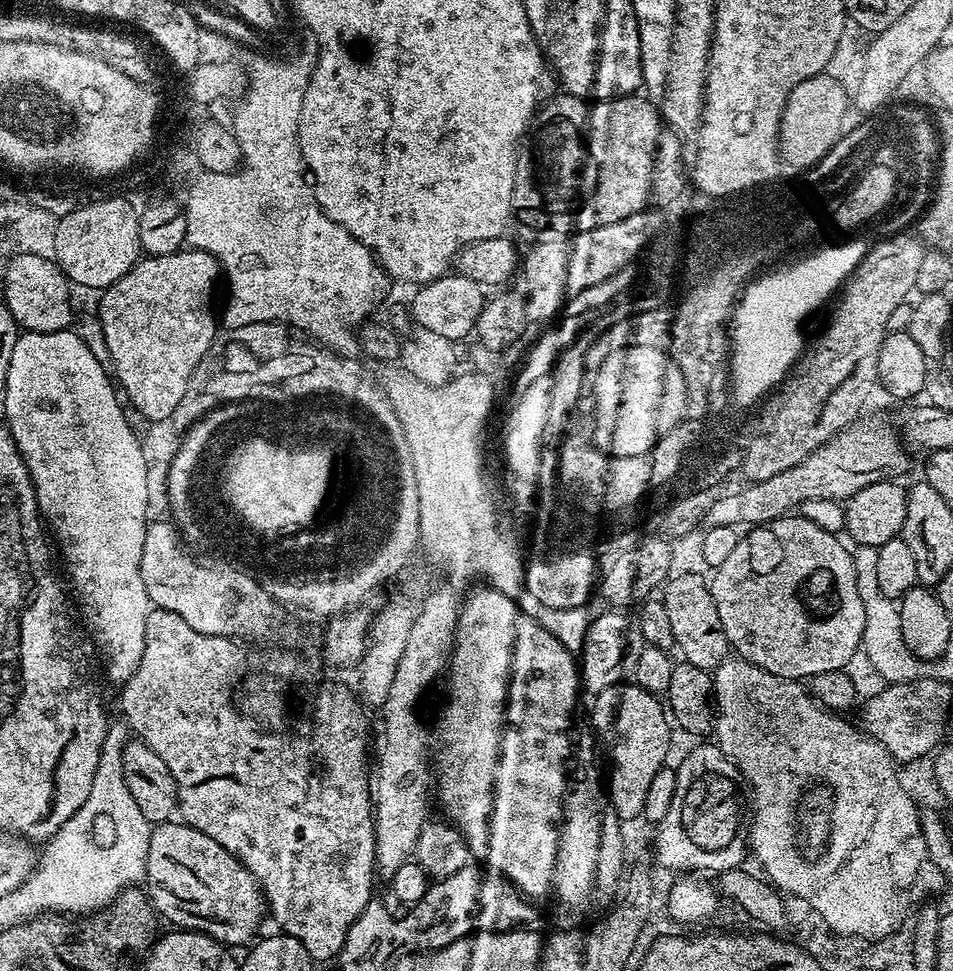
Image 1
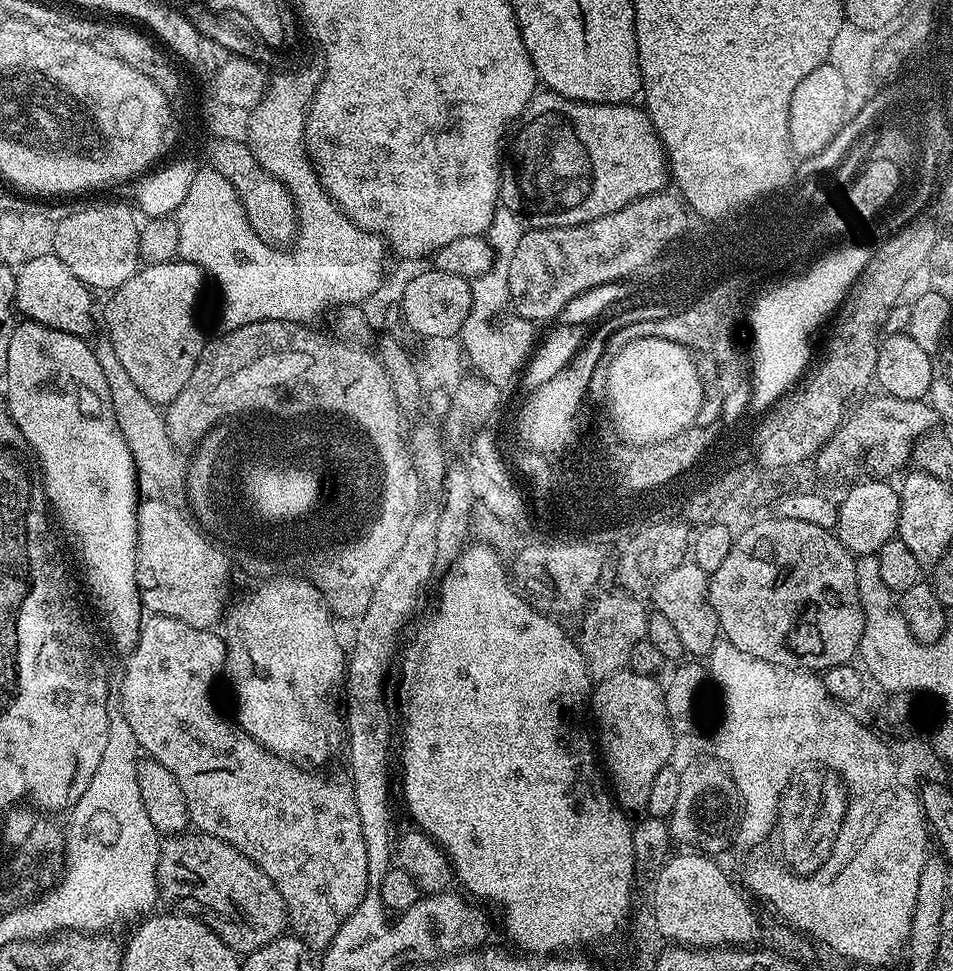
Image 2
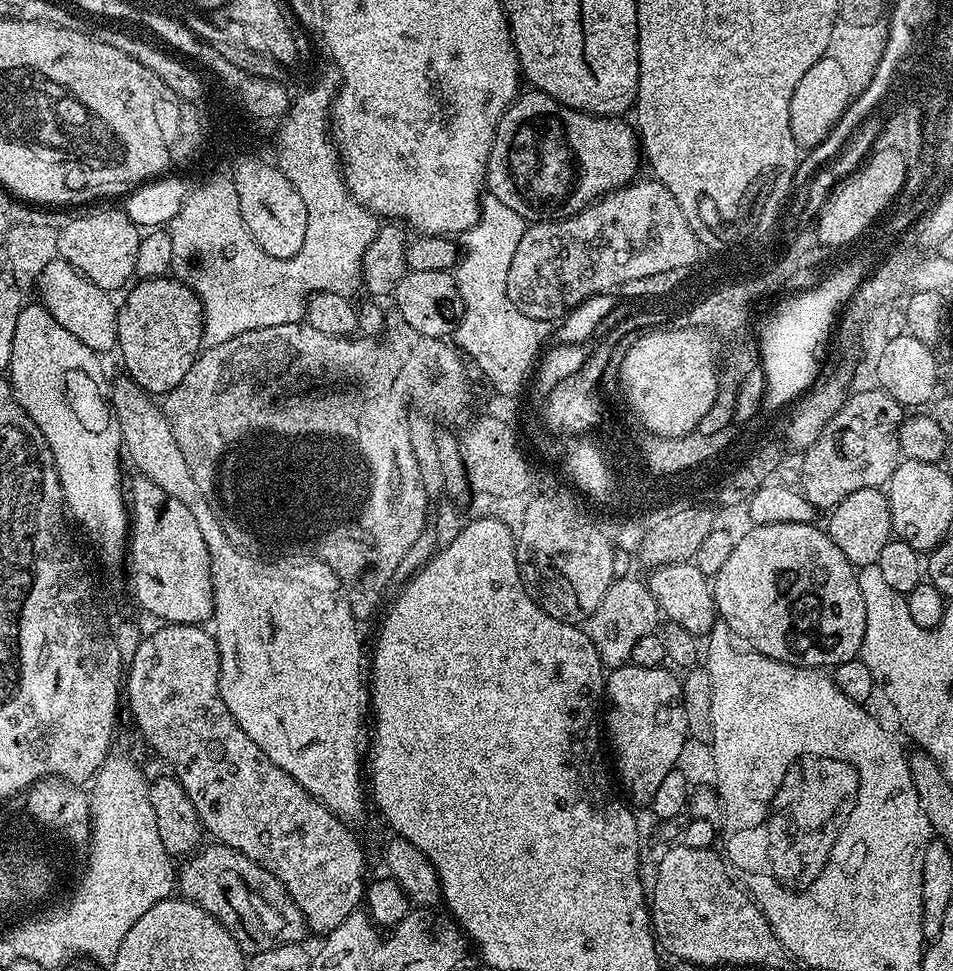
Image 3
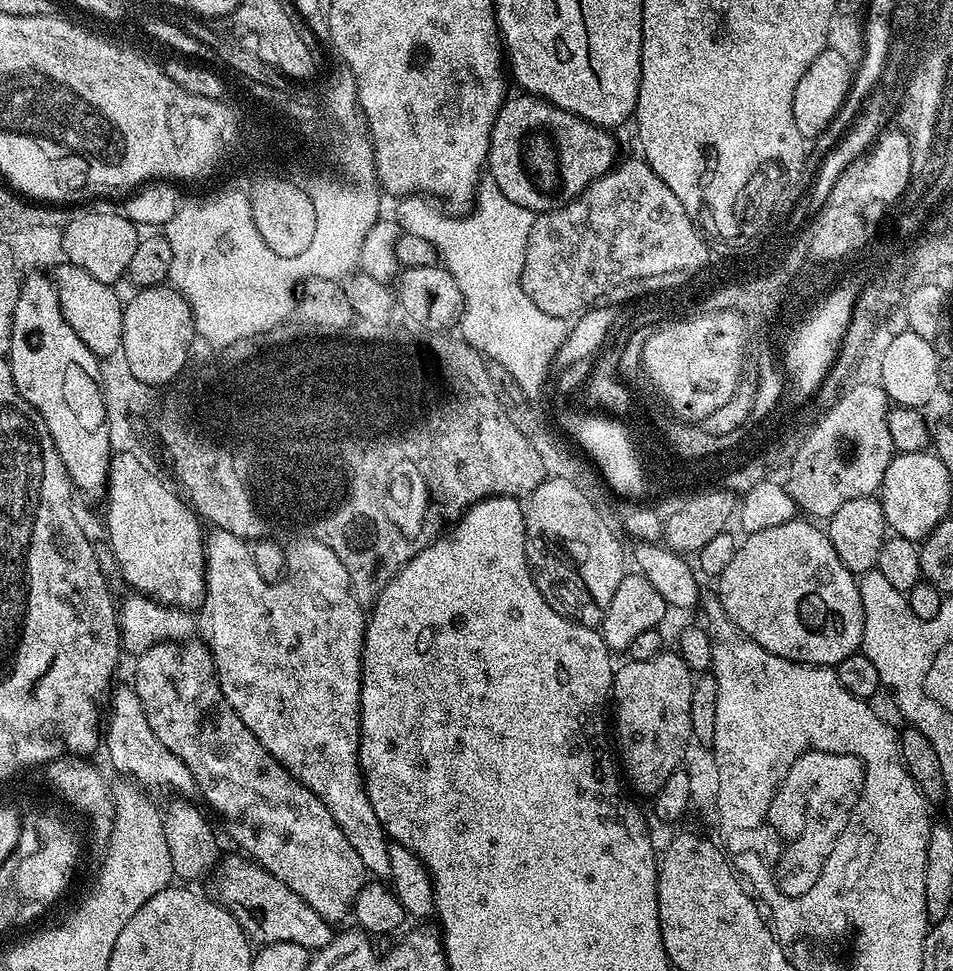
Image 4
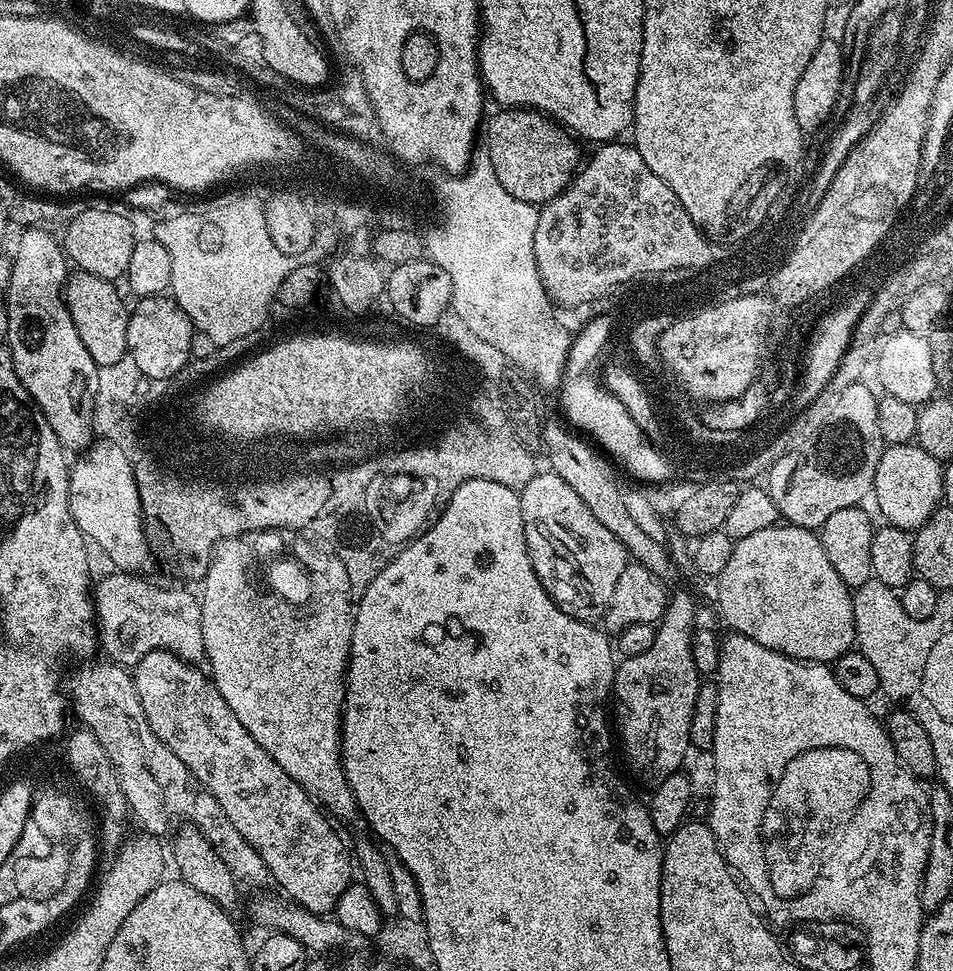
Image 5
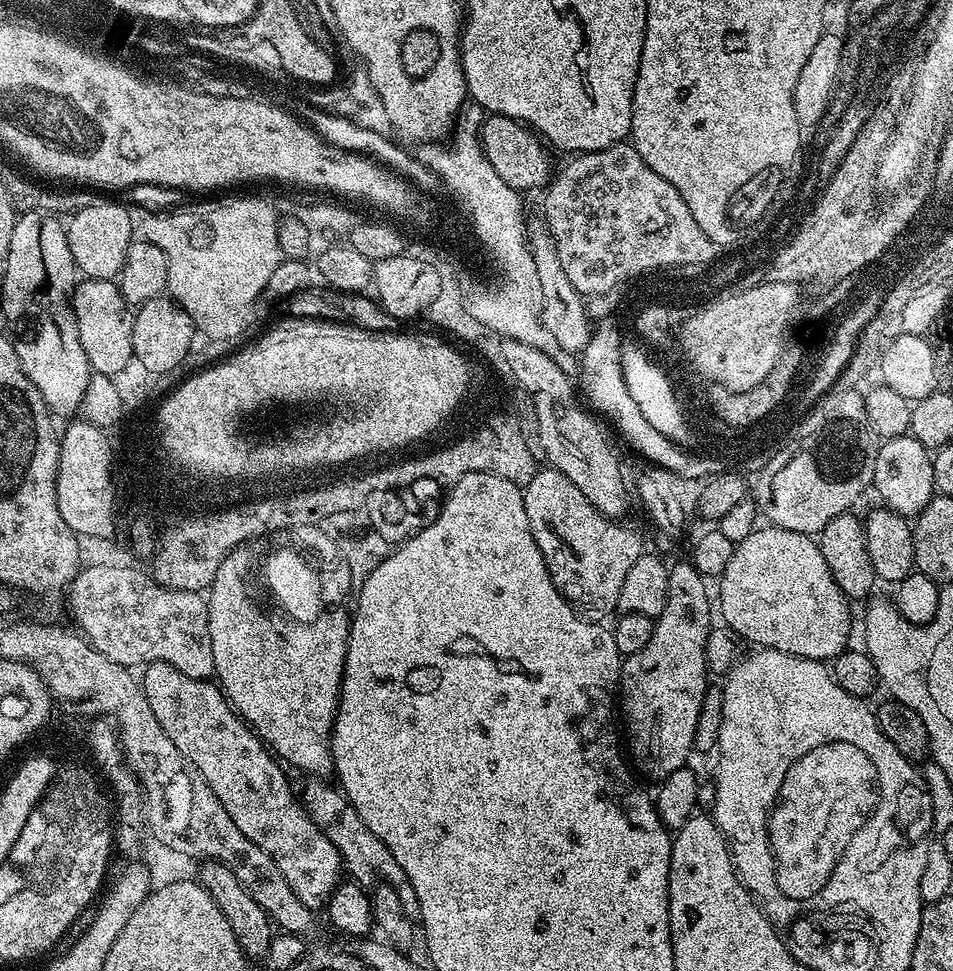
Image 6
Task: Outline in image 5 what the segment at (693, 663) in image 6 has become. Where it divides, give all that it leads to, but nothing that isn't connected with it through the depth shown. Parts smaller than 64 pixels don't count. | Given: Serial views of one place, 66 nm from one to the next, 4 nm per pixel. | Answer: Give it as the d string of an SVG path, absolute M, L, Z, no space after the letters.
M673 591L668 598L668 605L664 611L664 617L658 622L656 629L656 637L654 643L651 644L650 650L645 650L643 654L637 656L629 656L619 661L616 677L612 683L611 695L614 697L614 704L616 700L616 724L614 720L614 728L618 733L618 744L624 747L624 756L628 759L628 764L632 767L632 772L641 780L642 783L648 784L647 786L655 786L660 784L666 778L670 778L676 772L681 771L685 766L684 755L690 752L690 745L688 743L688 735L690 734L690 718L694 714L694 702L698 698L698 690L702 683L702 675L695 668L694 658L691 656L691 640L694 629L697 627L696 621L696 604L692 601L692 596L688 592L675 592Z

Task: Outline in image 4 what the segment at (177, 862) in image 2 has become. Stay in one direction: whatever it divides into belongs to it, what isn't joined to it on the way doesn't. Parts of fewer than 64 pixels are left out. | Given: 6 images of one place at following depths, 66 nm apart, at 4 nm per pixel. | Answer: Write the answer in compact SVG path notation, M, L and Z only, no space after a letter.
M228 856L219 861L214 872L216 876L217 901L224 905L235 920L242 926L249 939L256 944L277 944L292 942L309 952L325 948L334 935L333 925L322 918L285 883L274 878L255 861L241 856Z

